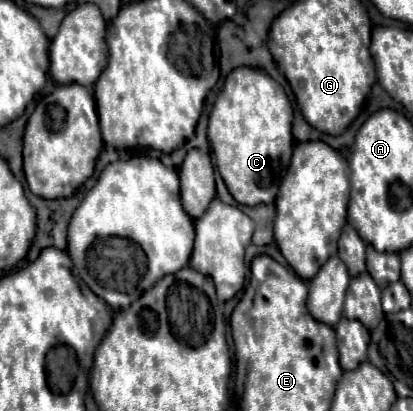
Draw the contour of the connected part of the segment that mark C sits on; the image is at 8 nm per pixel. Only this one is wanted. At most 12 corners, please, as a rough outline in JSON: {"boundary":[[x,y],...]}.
{"boundary":[[234,69],[208,121],[242,205],[274,203],[292,157],[280,83]]}

